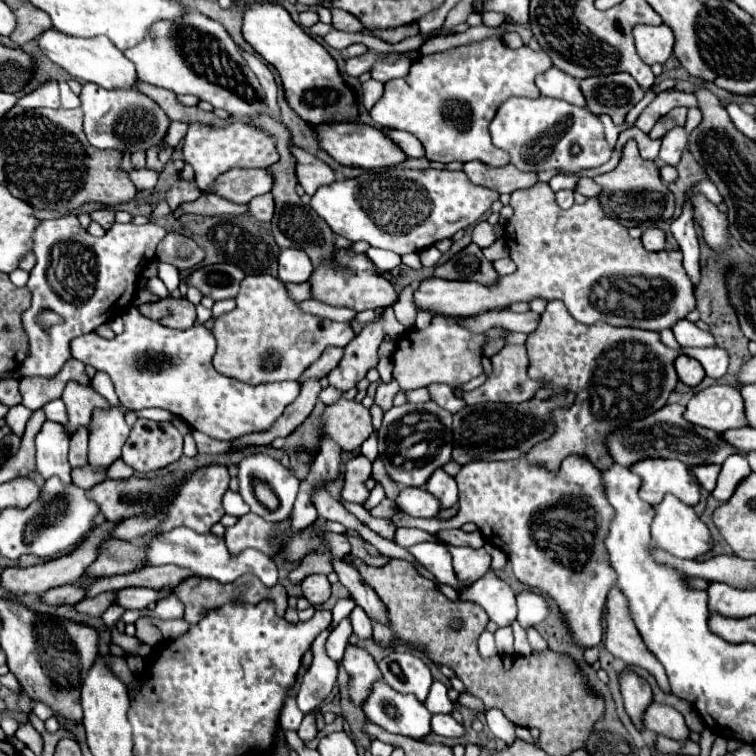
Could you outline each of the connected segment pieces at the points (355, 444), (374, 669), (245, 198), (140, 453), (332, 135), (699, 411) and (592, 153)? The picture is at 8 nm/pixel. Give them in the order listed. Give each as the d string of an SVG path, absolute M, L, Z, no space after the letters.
M341 399L335 405L329 405L323 417L325 423L321 427L321 433L325 431L331 435L345 451L359 449L361 443L373 433L369 411L356 401Z
M347 643L345 655L343 655L343 667L349 673L349 693L351 699L361 705L367 695L369 695L369 687L375 679L381 679L381 671L375 663L375 659L367 653L367 649L357 647Z
M231 169L219 175L211 193L231 201L249 203L253 197L271 191L271 177L267 169Z
M137 419L123 447L123 461L137 473L155 471L177 461L183 453L183 435L173 423Z
M353 121L353 123L325 123L315 127L319 145L341 165L361 167L361 169L377 169L377 167L393 167L407 161L407 155L379 129Z
M711 385L697 391L687 403L685 419L719 433L747 425L741 393L729 385Z
M507 99L491 121L489 131L493 143L507 151L511 155L511 163L521 171L579 171L599 167L611 159L611 147L605 141L603 123L599 117L561 99Z

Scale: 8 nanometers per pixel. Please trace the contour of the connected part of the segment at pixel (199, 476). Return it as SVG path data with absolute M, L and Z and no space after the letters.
M203 465L203 467L195 469L195 475L191 475L191 479L181 487L175 503L169 507L167 521L161 527L149 531L145 535L147 541L153 535L161 533L161 531L169 531L169 529L181 527L181 525L189 527L189 529L197 529L197 533L207 533L209 527L213 523L217 523L223 517L223 513L225 513L223 507L221 507L221 497L227 491L227 487L229 487L229 473L227 473L225 465Z

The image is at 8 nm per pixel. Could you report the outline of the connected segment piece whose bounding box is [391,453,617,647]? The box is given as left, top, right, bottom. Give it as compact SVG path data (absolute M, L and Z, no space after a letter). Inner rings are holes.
M523 453L515 461L471 461L461 467L455 481L459 485L459 511L455 517L423 519L398 511L391 519L394 525L437 533L439 529L457 529L469 521L475 523L485 541L499 547L509 557L513 573L521 583L539 589L539 593L551 597L559 605L577 645L599 645L603 637L601 613L605 609L607 591L617 585L617 575L611 571L611 563L607 563L607 549L603 547L603 539L607 537L607 527L611 525L611 515L615 515L615 511L611 511L607 495L603 495L601 471L591 467L583 455L569 455L563 459L559 471L551 475L551 471L543 471L543 467L527 463L527 455Z

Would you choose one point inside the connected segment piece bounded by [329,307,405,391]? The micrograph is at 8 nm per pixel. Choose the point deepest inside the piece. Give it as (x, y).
(360, 355)

